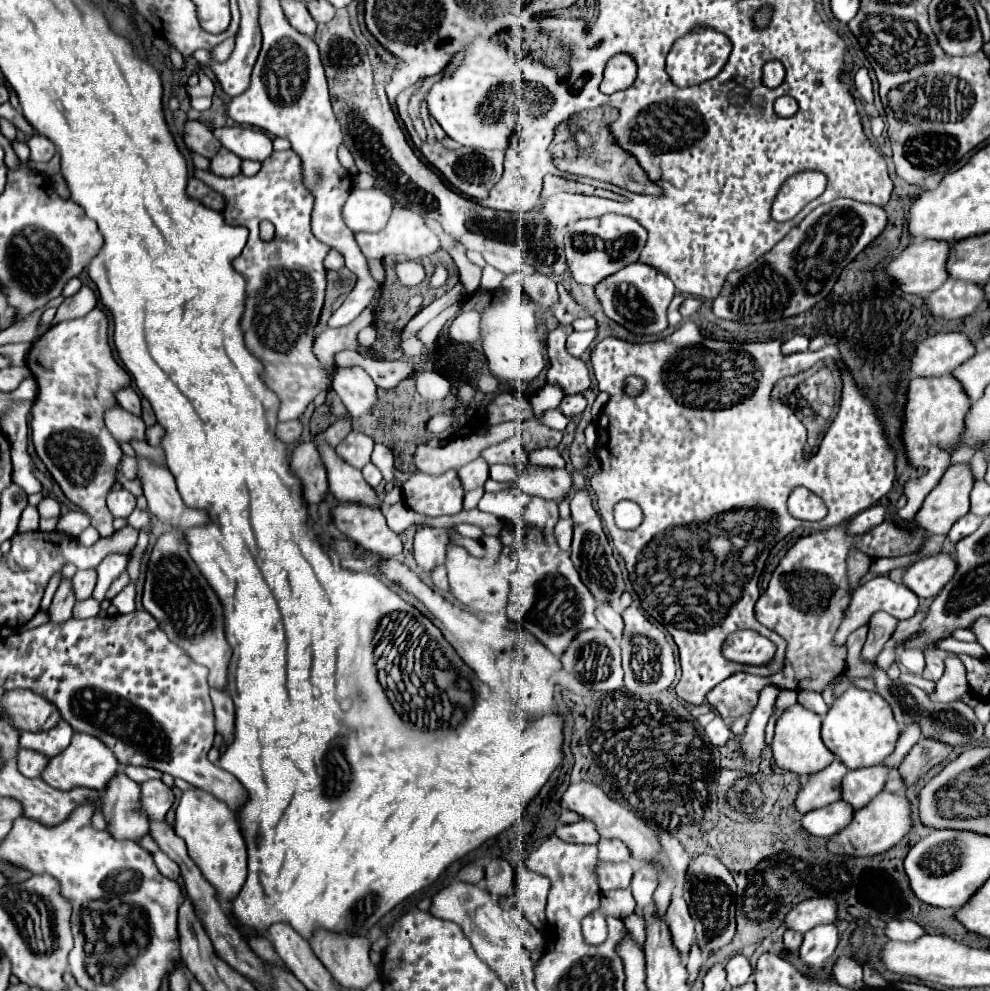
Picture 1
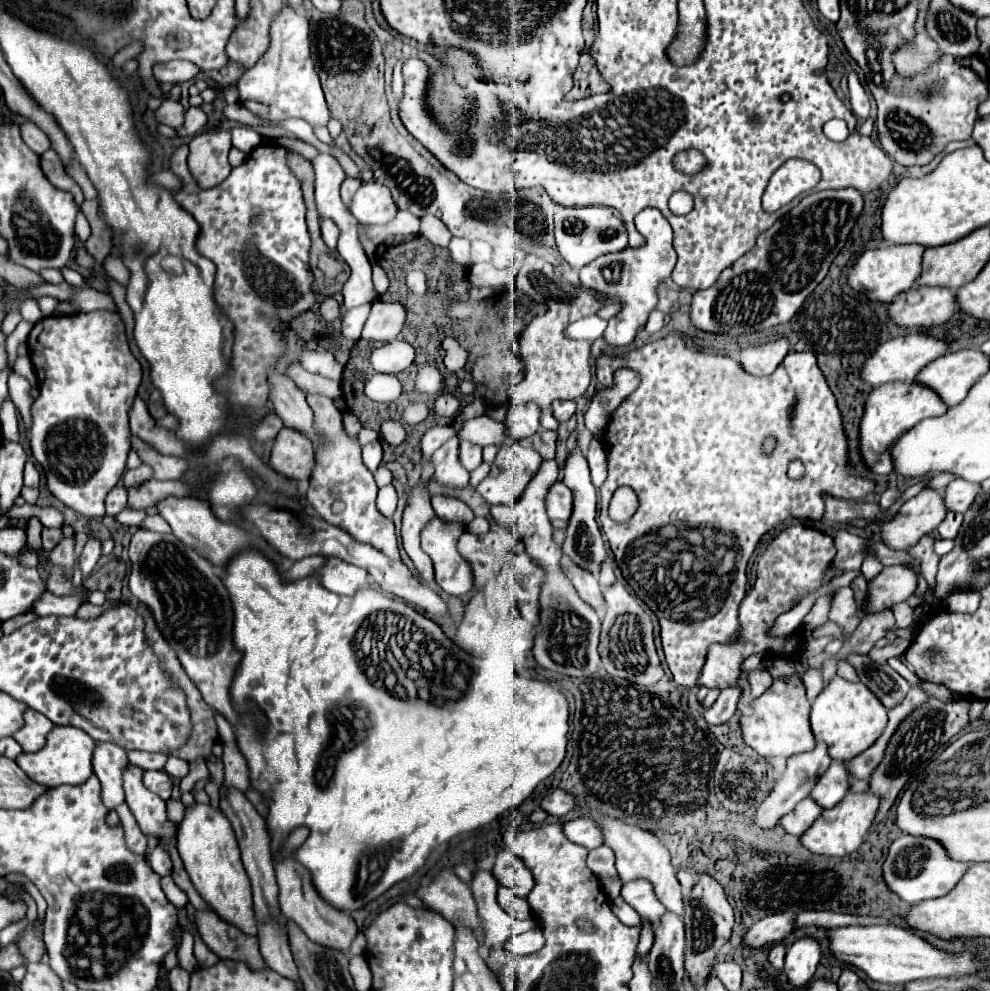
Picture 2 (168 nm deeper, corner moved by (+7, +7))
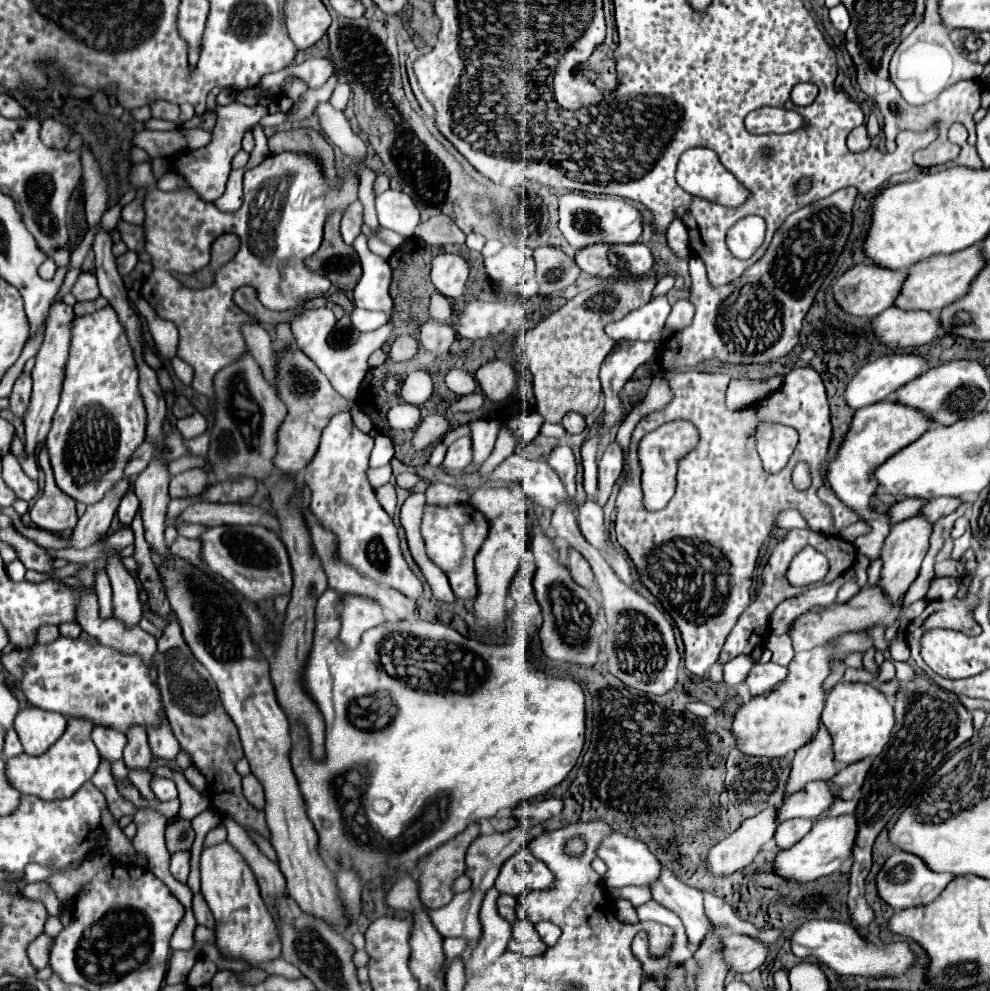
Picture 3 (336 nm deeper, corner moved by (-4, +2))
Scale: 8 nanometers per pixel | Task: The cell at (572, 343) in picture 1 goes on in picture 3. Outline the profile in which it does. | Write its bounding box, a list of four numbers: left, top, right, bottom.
[606,296,670,340]

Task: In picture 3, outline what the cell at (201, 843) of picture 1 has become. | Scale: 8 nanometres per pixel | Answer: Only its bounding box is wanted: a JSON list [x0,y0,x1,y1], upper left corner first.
[200,844,280,966]

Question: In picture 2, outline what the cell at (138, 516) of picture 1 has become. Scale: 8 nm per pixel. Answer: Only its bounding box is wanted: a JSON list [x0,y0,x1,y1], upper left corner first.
[139,515,171,533]

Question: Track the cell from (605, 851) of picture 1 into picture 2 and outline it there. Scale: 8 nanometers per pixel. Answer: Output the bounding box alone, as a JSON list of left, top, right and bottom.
[587,845,617,877]

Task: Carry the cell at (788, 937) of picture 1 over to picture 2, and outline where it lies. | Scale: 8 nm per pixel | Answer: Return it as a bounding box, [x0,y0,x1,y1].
[769,943,785,971]

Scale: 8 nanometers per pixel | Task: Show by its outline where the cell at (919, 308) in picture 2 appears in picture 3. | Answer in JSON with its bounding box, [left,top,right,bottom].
[870,308,940,348]

